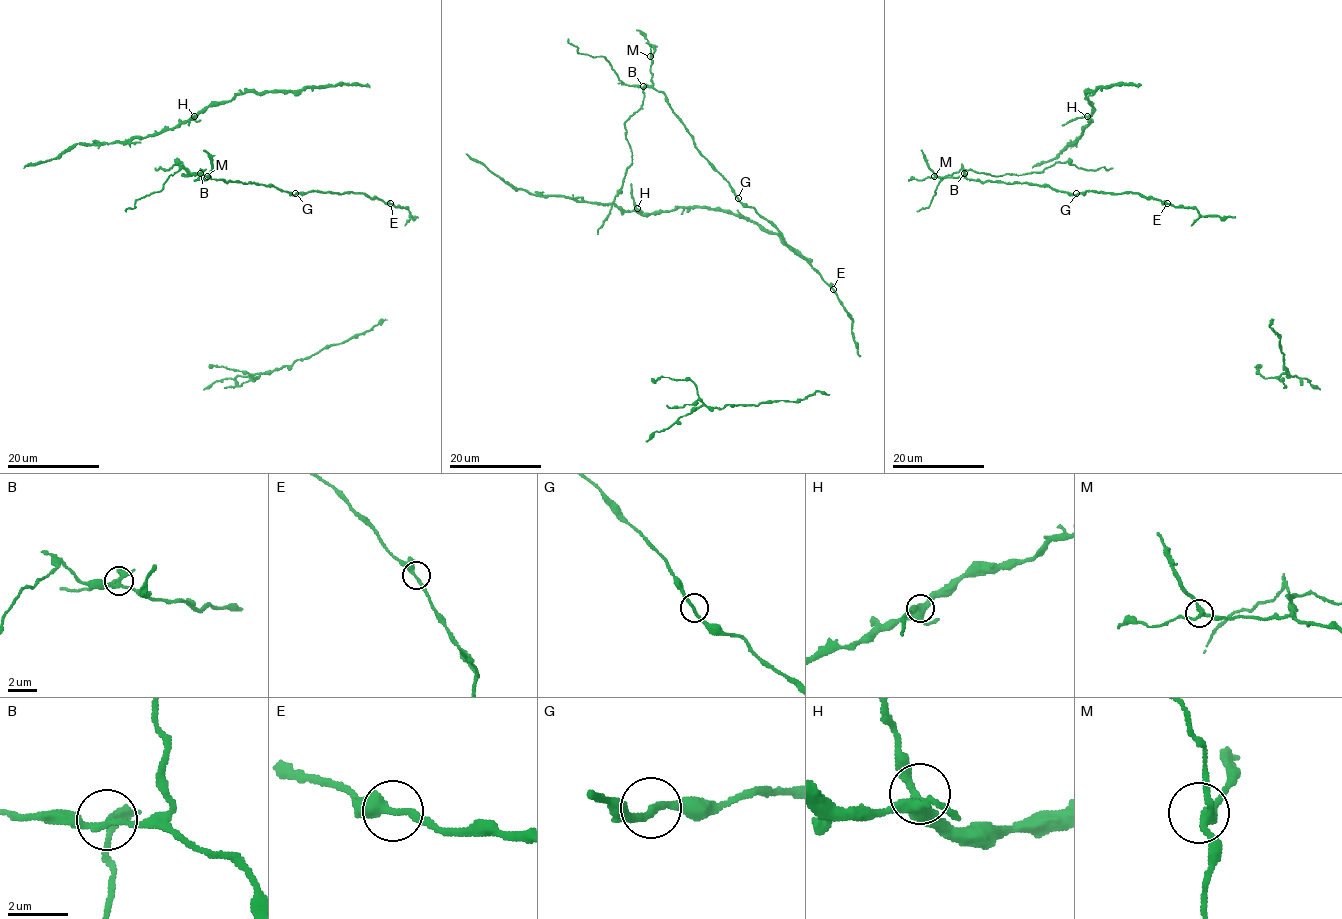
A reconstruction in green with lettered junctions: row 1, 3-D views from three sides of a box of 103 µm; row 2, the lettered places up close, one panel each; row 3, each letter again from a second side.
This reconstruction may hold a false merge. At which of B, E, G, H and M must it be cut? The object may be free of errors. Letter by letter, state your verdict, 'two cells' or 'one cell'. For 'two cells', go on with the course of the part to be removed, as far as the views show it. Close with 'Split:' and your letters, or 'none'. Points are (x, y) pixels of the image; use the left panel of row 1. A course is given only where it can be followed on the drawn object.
B: two cells
E: one cell
G: one cell
H: one cell
M: one cell
Split: B

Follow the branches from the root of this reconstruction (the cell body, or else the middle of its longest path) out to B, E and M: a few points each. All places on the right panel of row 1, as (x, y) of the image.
B: (1076, 194), (1035, 184), (979, 182), (968, 179), (964, 172)
E: (1076, 194), (1087, 191), (1135, 192), (1167, 203)
M: (1076, 194), (1035, 184), (934, 176)

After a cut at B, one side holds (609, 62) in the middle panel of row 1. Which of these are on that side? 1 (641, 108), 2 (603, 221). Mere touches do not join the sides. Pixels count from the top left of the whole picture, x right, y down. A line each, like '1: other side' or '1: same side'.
1: other side
2: other side

